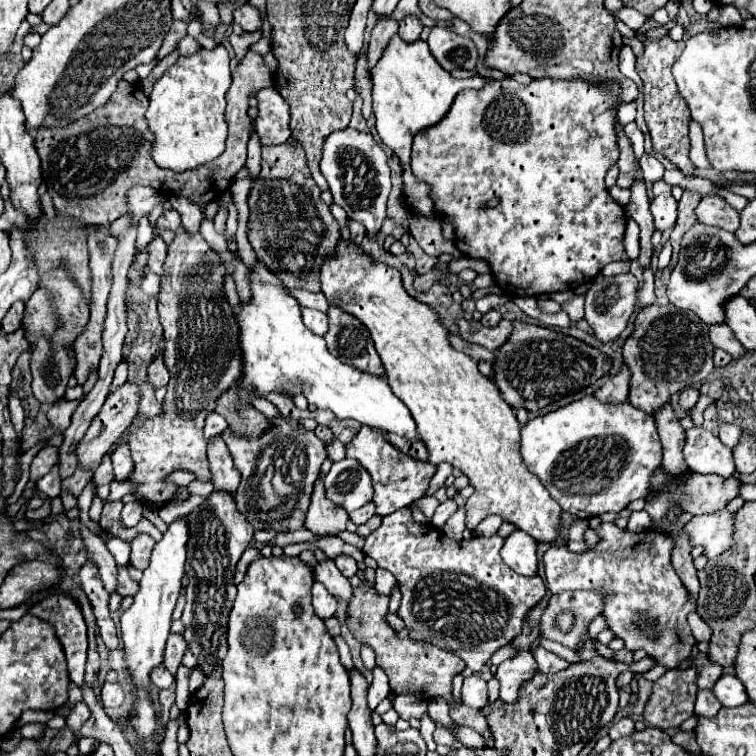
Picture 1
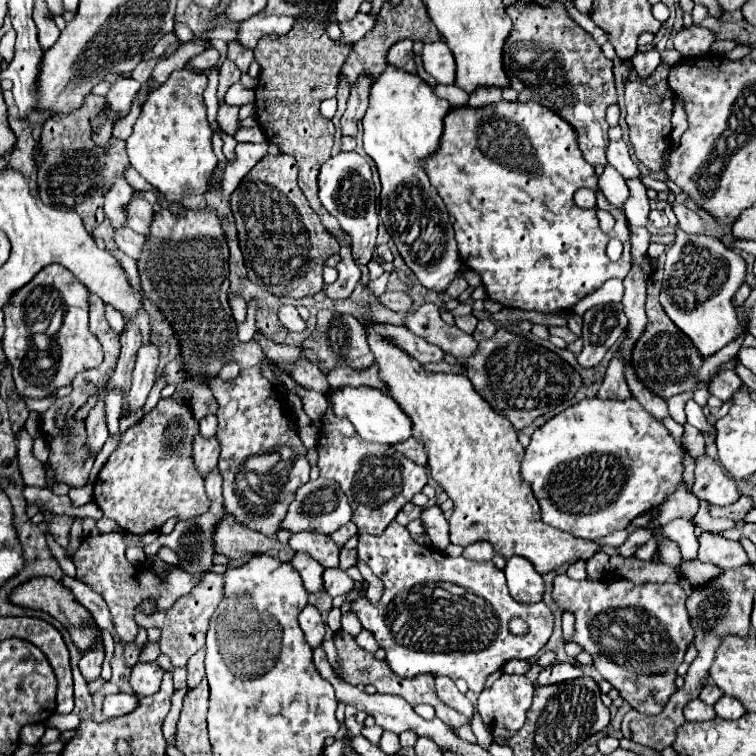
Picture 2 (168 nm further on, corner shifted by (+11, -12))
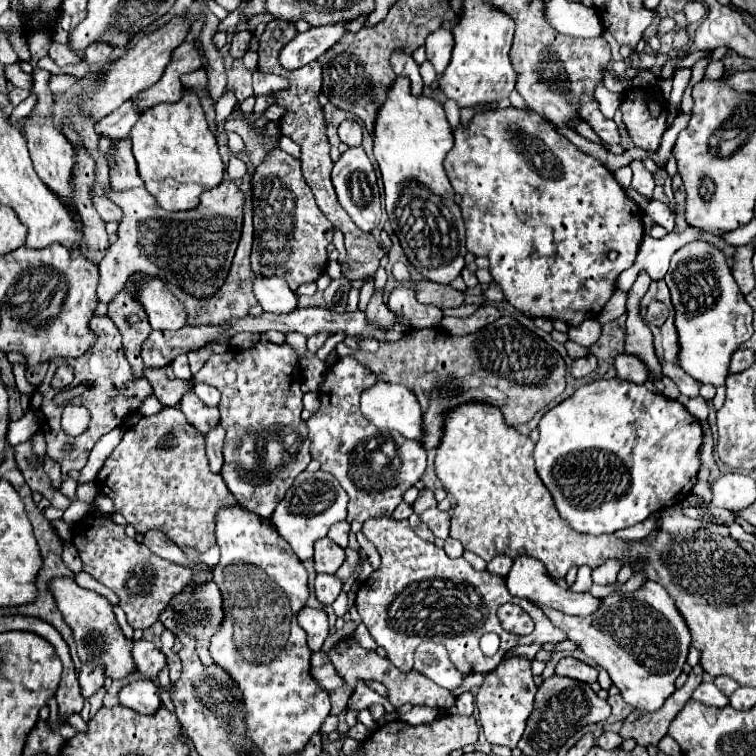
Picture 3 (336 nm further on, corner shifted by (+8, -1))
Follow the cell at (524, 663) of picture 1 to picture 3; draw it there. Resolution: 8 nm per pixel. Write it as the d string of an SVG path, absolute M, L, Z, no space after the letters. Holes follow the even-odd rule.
M509 657L501 661L497 669L493 669L485 683L479 687L475 695L475 705L479 711L479 721L483 727L483 733L489 743L505 745L505 747L515 747L519 737L523 735L527 717L533 711L533 699L535 699L535 683L533 683L533 673L531 673L531 661L525 657Z

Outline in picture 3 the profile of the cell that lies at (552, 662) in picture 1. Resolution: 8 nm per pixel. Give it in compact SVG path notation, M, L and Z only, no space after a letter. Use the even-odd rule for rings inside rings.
M563 657L563 659L557 663L557 667L555 667L555 675L573 677L573 679L587 681L587 683L597 681L597 669L595 669L595 667L589 667L589 665L585 665L585 663L581 663L581 661L575 659L575 657Z

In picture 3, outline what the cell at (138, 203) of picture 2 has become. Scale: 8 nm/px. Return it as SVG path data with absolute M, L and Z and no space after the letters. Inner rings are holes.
M119 139L117 141L117 165L109 171L111 189L113 191L127 191L133 187L143 187L143 179L139 177L137 163L131 155L131 141Z

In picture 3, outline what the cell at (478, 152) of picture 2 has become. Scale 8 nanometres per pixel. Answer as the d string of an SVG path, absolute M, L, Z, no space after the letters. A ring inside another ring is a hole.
M507 107L507 109L495 109L495 111L485 111L485 113L475 113L471 123L467 125L457 125L453 129L455 145L445 157L445 171L447 177L455 189L455 193L461 197L461 215L465 221L467 229L467 249L475 255L487 257L489 259L489 271L493 281L503 289L505 299L523 311L527 317L549 317L549 319L563 319L569 325L579 325L585 319L593 319L599 315L599 309L603 309L605 301L609 301L611 293L615 291L615 279L621 271L629 269L635 261L639 243L643 239L643 211L625 195L625 191L619 187L619 183L613 179L613 173L605 169L597 159L585 155L579 151L567 137L563 137L555 123L543 117L541 113L533 109L517 109L517 107ZM609 251L617 251L619 257L617 261L609 261Z

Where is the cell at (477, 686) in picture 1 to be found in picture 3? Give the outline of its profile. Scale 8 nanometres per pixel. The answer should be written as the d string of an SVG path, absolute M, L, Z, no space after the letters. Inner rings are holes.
M425 641L415 651L415 671L427 675L431 681L449 689L451 693L463 683L463 675L449 661L449 655L443 649L443 645L433 641Z

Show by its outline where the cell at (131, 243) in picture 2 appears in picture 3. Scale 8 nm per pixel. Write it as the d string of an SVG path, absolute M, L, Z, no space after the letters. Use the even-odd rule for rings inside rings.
M93 193L93 201L95 201L95 209L97 209L97 213L101 215L103 221L117 221L117 223L121 223L123 211L113 201L103 199L103 197L99 197L95 193Z

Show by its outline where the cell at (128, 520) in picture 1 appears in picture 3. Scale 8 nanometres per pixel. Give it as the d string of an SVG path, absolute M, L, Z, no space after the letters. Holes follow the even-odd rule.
M97 511L83 517L73 527L73 543L83 561L83 571L109 587L113 593L117 593L119 607L125 611L127 621L133 629L151 627L159 619L159 613L169 605L169 601L185 589L191 577L207 569L207 565L203 563L195 567L183 567L161 559L143 543L127 537L123 525L109 521Z

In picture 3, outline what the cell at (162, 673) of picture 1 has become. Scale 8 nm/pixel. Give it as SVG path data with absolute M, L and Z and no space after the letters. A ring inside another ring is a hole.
M143 639L133 643L133 661L137 665L137 671L143 673L151 681L157 681L159 673L167 667L165 653L153 643L143 641Z

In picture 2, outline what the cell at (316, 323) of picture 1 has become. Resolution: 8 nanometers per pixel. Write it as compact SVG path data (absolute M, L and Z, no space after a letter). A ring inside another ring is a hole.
M284 304L280 306L278 310L278 320L282 322L284 328L288 328L290 332L304 332L306 330L306 322L300 318L298 310L290 304Z

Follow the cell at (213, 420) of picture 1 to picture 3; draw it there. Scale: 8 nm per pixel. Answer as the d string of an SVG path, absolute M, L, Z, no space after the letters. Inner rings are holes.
M199 383L199 385L193 387L193 391L197 393L197 397L199 397L205 405L209 405L209 407L217 407L217 405L219 405L219 397L221 397L221 395L219 395L219 391L217 391L215 387Z

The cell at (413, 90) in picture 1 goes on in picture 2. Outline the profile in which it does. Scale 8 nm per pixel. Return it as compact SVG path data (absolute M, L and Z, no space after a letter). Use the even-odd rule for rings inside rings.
M388 66L376 84L372 84L370 106L362 118L364 152L376 162L382 182L380 220L406 266L414 272L418 282L432 292L444 292L462 266L450 214L432 188L422 162L436 154L448 110L448 100L438 98L420 76Z

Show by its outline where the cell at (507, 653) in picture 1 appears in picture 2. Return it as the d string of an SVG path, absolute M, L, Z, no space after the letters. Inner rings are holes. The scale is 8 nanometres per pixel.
M510 660L506 666L502 666L504 672L510 672L510 674L526 674L530 670L530 662L528 660Z

